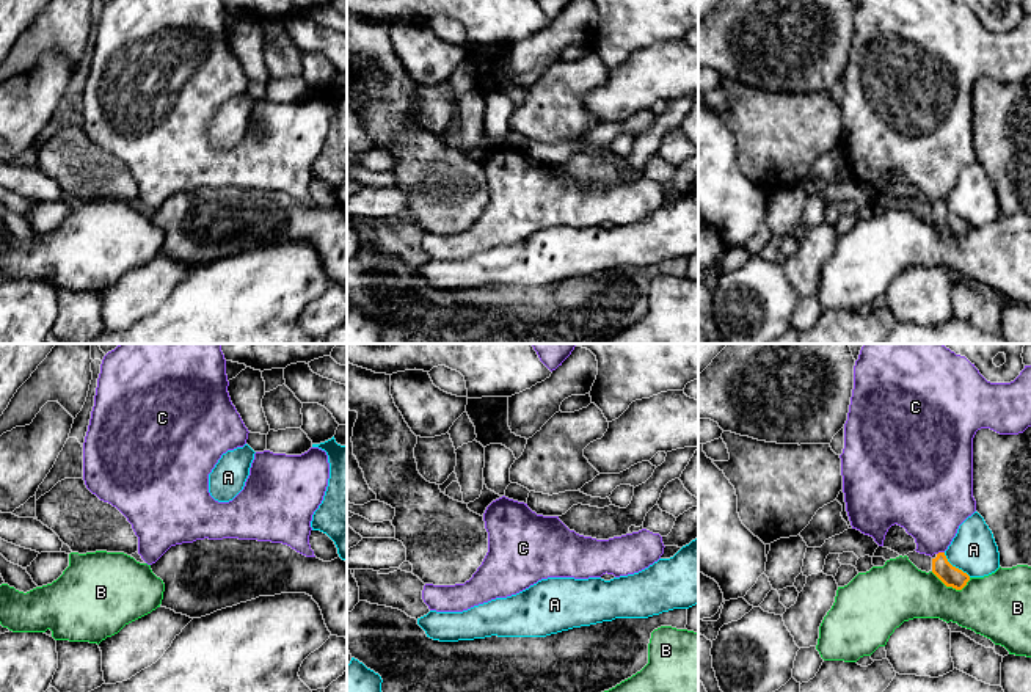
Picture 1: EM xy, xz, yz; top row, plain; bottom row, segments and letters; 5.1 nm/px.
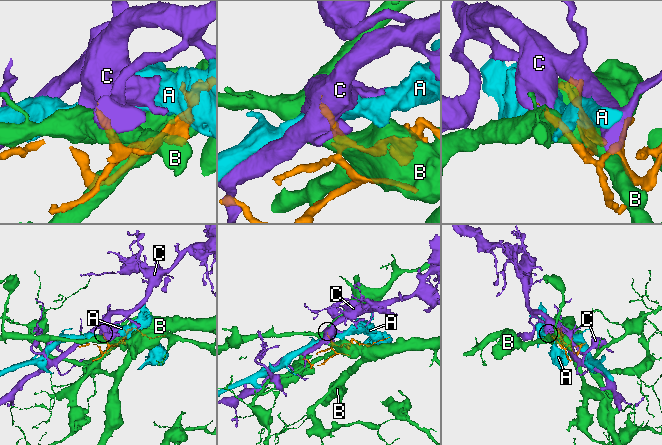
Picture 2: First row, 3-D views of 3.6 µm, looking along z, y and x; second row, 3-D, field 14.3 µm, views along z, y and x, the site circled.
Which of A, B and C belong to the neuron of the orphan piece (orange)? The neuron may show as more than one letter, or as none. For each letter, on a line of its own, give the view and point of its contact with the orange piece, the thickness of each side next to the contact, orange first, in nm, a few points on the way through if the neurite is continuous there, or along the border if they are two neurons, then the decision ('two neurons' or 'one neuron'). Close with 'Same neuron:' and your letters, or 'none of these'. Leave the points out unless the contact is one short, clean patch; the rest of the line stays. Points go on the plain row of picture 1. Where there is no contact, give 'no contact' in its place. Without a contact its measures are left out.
A: yz (954, 215) | 110/240 nm | along yz (943, 201), (953, 214), (970, 225) | two neurons
B: yz (951, 234) | 110/320 nm | two neurons
C: yz (940, 201) | 110/360 nm | along yz (943, 200), (937, 203) | two neurons
Same neuron: none of these

